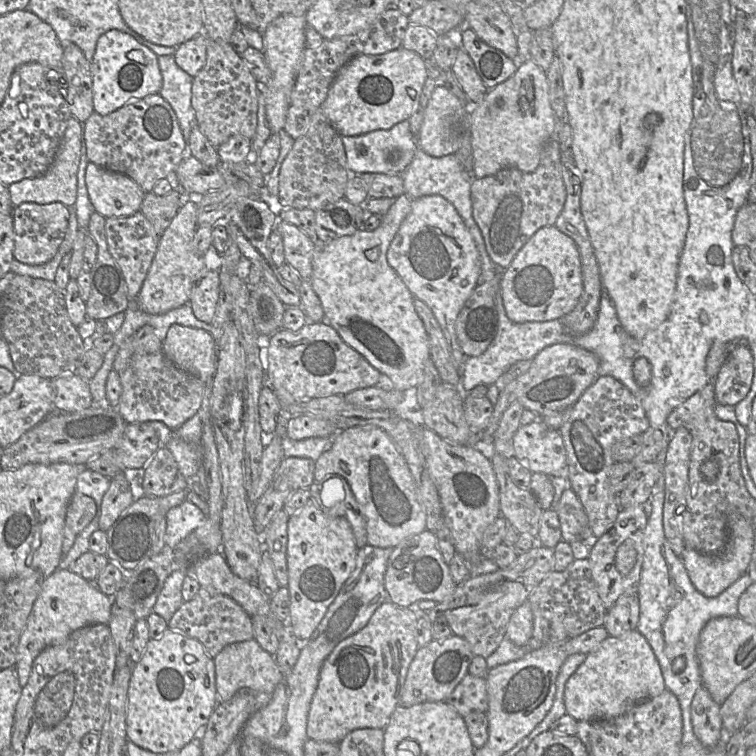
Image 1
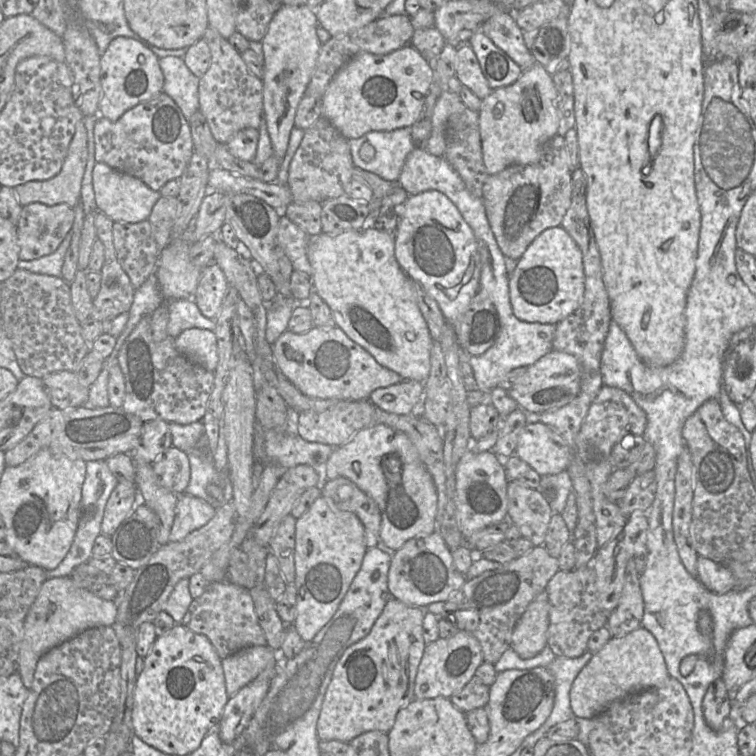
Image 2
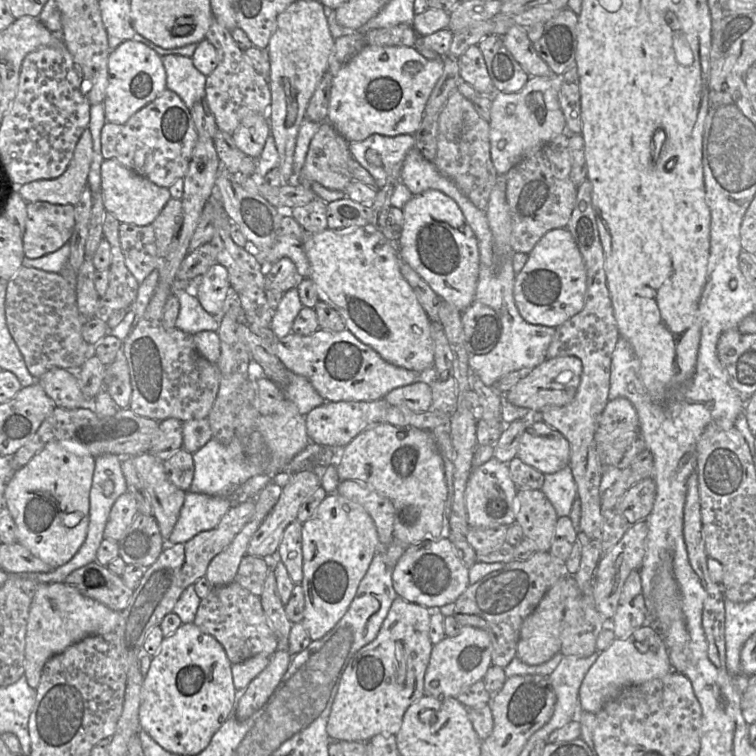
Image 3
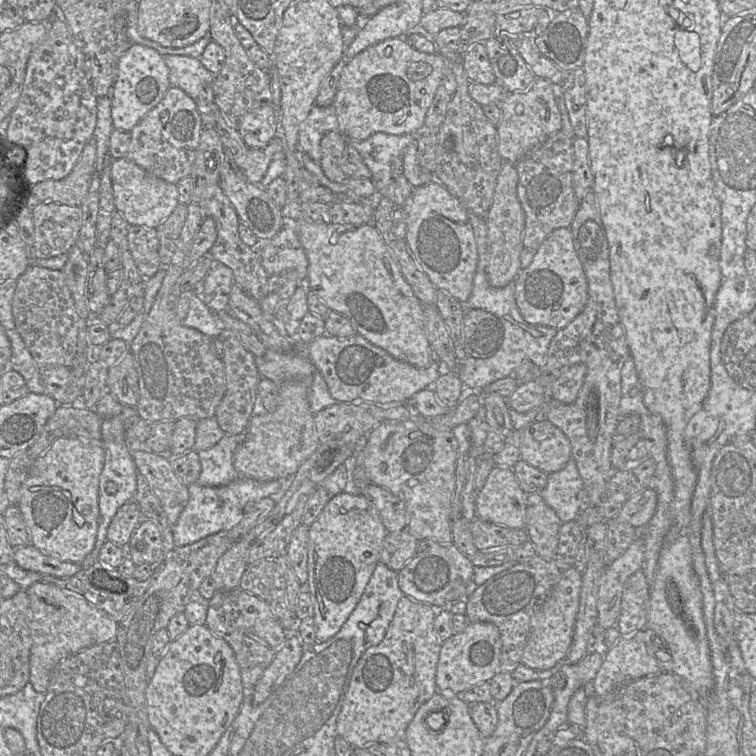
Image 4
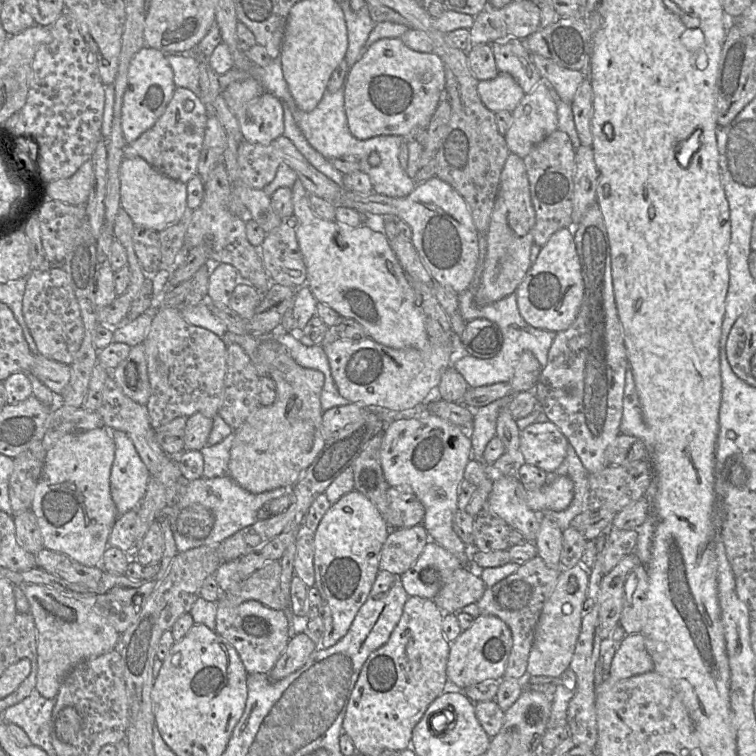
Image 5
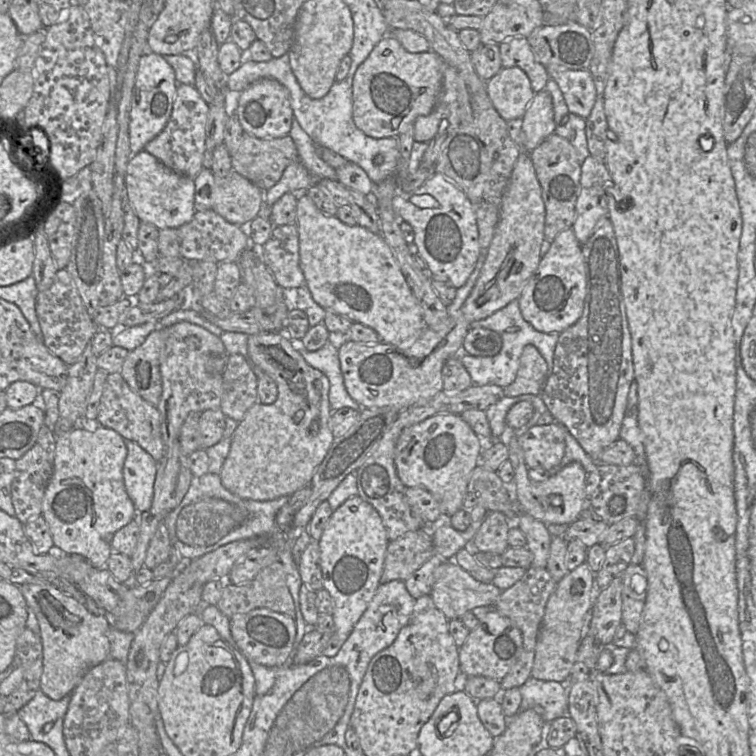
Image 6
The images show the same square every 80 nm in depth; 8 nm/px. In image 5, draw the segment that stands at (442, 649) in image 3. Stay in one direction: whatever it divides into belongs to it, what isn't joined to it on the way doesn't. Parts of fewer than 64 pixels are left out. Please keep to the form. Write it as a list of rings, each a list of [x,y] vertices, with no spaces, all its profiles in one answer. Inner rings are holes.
[[[480,615],[472,626],[450,643],[447,662],[449,688],[463,691],[465,688],[484,681],[500,681],[504,677],[511,654],[513,639],[511,630],[496,616]]]

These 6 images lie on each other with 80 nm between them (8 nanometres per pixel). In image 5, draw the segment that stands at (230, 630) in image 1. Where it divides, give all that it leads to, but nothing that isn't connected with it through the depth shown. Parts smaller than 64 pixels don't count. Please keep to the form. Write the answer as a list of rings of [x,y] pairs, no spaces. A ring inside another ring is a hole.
[[[220,597],[215,603],[215,632],[235,648],[248,674],[268,674],[289,642],[289,620],[285,612],[255,600],[233,605],[227,598]]]

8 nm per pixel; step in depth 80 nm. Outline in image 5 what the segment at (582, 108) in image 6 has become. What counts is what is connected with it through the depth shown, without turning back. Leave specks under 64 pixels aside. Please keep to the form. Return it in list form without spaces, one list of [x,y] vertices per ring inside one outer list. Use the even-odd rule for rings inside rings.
[[[531,54],[531,59],[538,69],[542,81],[552,86],[560,98],[570,104],[586,74],[583,71],[564,68],[555,61],[538,54]]]

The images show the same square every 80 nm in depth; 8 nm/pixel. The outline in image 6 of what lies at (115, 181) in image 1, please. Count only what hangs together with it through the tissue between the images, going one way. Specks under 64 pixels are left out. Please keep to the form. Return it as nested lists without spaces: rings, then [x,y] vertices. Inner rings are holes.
[[[142,150],[132,155],[125,171],[126,200],[141,223],[148,223],[158,230],[179,228],[195,214],[193,179],[166,168],[154,156]]]

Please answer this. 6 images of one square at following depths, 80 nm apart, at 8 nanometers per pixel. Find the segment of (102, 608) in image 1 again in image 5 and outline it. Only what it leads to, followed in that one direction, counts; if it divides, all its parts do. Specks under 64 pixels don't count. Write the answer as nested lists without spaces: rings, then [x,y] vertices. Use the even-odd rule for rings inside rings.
[[[44,585],[18,586],[27,598],[37,630],[36,689],[41,696],[53,699],[67,674],[78,663],[113,650],[120,634],[104,617],[75,598]]]

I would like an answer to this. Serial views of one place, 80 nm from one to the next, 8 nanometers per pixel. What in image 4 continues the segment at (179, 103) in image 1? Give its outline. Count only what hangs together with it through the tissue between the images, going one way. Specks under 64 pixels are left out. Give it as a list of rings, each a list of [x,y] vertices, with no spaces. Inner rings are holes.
[[[163,55],[163,59],[169,70],[170,86],[181,89],[191,99],[196,100],[204,88],[212,87],[215,75],[199,59],[184,55]]]

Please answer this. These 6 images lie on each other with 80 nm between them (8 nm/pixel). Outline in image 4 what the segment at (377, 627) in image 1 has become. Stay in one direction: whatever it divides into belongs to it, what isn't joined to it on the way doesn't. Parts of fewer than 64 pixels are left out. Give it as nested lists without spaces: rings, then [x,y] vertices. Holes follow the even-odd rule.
[[[403,596],[384,639],[359,659],[337,717],[337,734],[352,747],[403,740],[419,707],[438,691],[436,671],[443,642],[434,629],[435,617],[433,606]]]

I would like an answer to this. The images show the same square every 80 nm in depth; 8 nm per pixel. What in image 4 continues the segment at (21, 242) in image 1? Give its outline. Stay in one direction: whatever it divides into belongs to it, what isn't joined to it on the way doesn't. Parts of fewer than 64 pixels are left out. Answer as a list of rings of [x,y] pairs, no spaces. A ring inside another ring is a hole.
[[[41,202],[32,207],[32,221],[34,229],[34,239],[29,248],[31,264],[33,260],[47,259],[68,253],[71,247],[76,243],[81,225],[81,209],[78,206],[62,205],[55,202]]]

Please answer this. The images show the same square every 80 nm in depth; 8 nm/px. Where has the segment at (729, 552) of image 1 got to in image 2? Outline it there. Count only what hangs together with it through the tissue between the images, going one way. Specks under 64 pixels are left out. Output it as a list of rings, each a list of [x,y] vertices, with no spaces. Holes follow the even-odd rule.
[[[702,556],[697,559],[697,579],[708,591],[717,595],[729,592],[735,585],[729,569]]]

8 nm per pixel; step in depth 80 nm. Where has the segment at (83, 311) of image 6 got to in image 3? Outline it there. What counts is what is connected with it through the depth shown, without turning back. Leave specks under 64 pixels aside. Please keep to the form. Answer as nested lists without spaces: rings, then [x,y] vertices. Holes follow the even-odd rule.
[[[22,266],[7,282],[5,313],[9,332],[19,348],[29,372],[36,378],[40,378],[52,368],[78,371],[92,353],[92,346],[84,340],[82,335],[83,318],[77,308],[76,290],[60,273]]]

